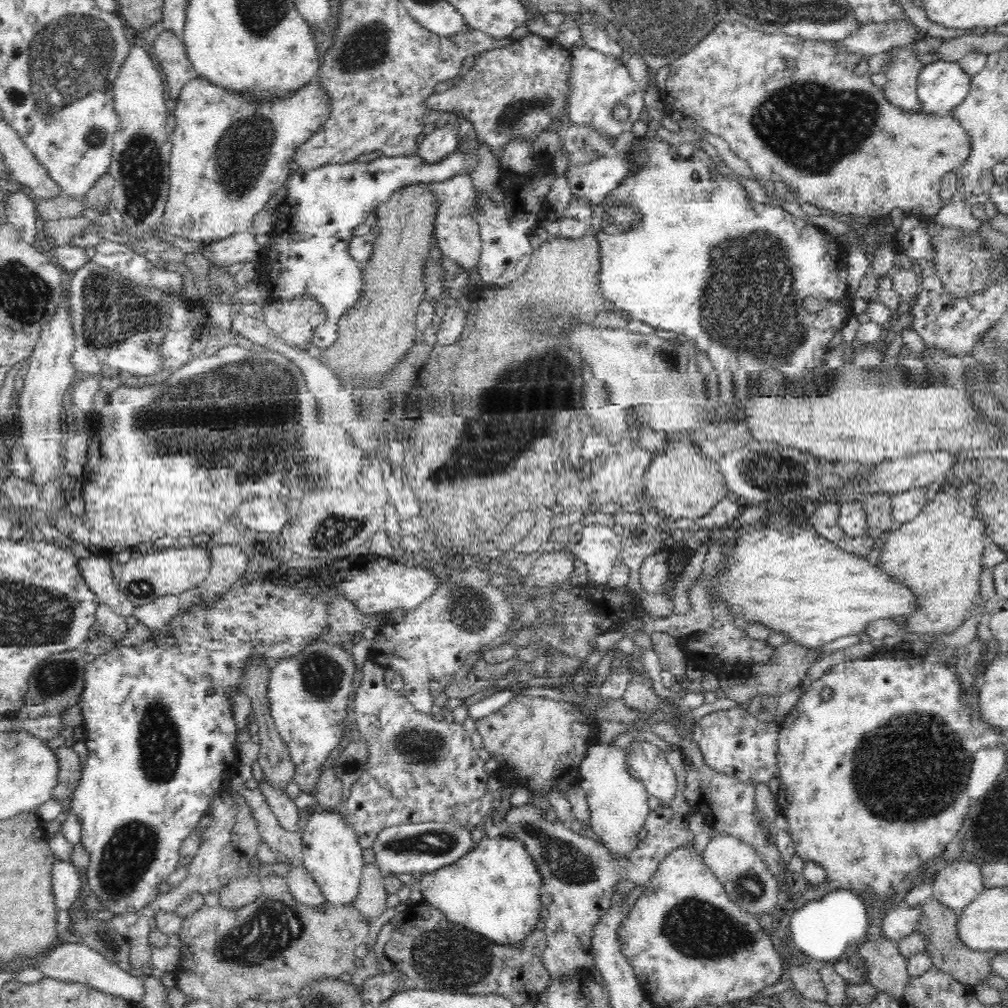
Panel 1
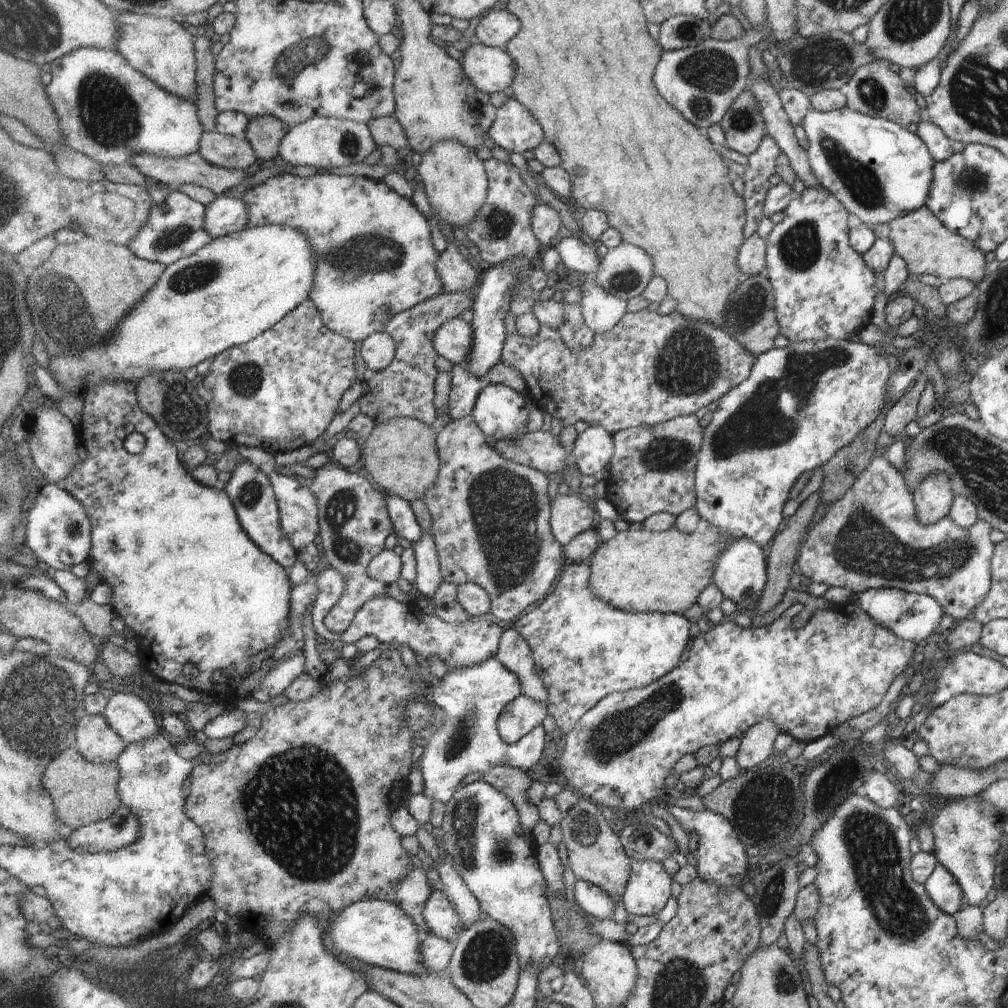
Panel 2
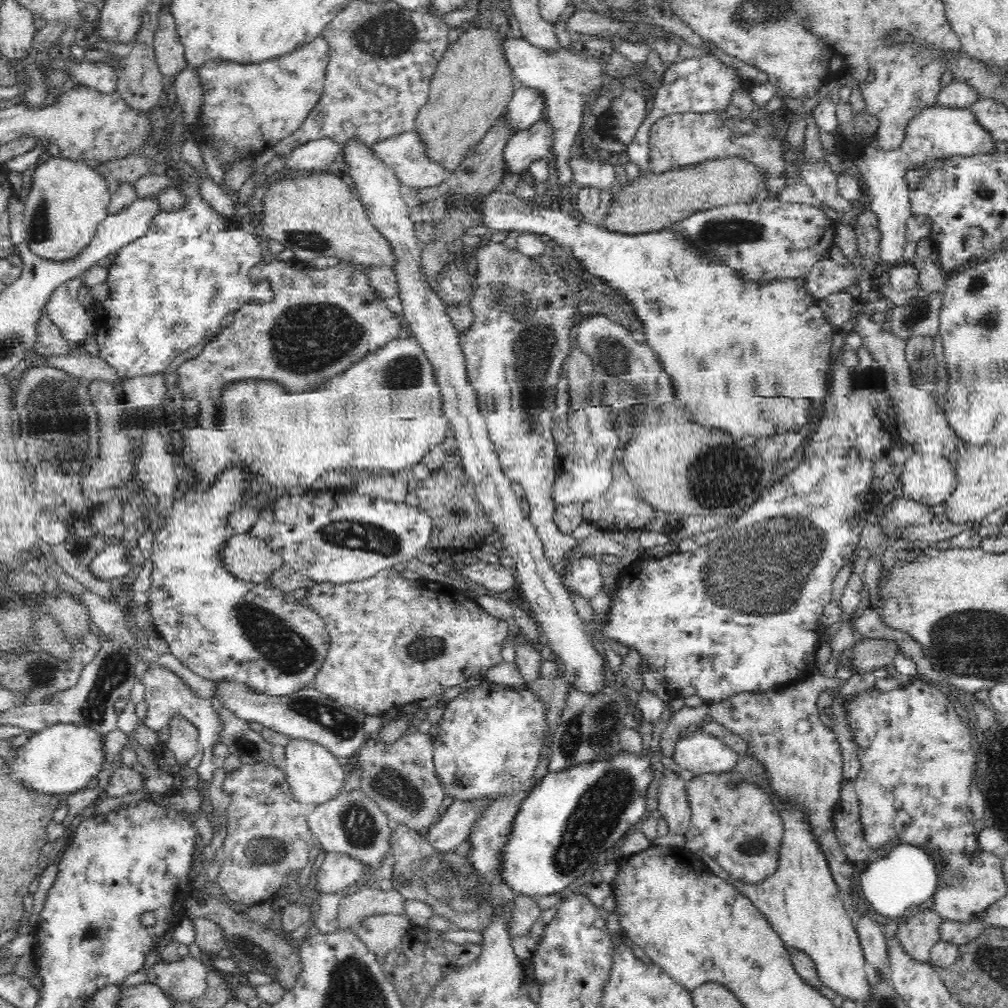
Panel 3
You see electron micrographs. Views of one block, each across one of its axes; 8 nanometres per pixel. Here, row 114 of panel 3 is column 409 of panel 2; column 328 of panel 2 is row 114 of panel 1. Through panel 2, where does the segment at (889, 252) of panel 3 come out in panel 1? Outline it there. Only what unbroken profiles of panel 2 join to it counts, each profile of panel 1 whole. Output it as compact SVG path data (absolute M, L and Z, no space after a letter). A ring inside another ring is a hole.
M941 59L933 64L923 65L917 79L918 98L924 104L924 114L947 116L950 110L960 106L971 90L972 76L963 70L959 62L947 62Z

